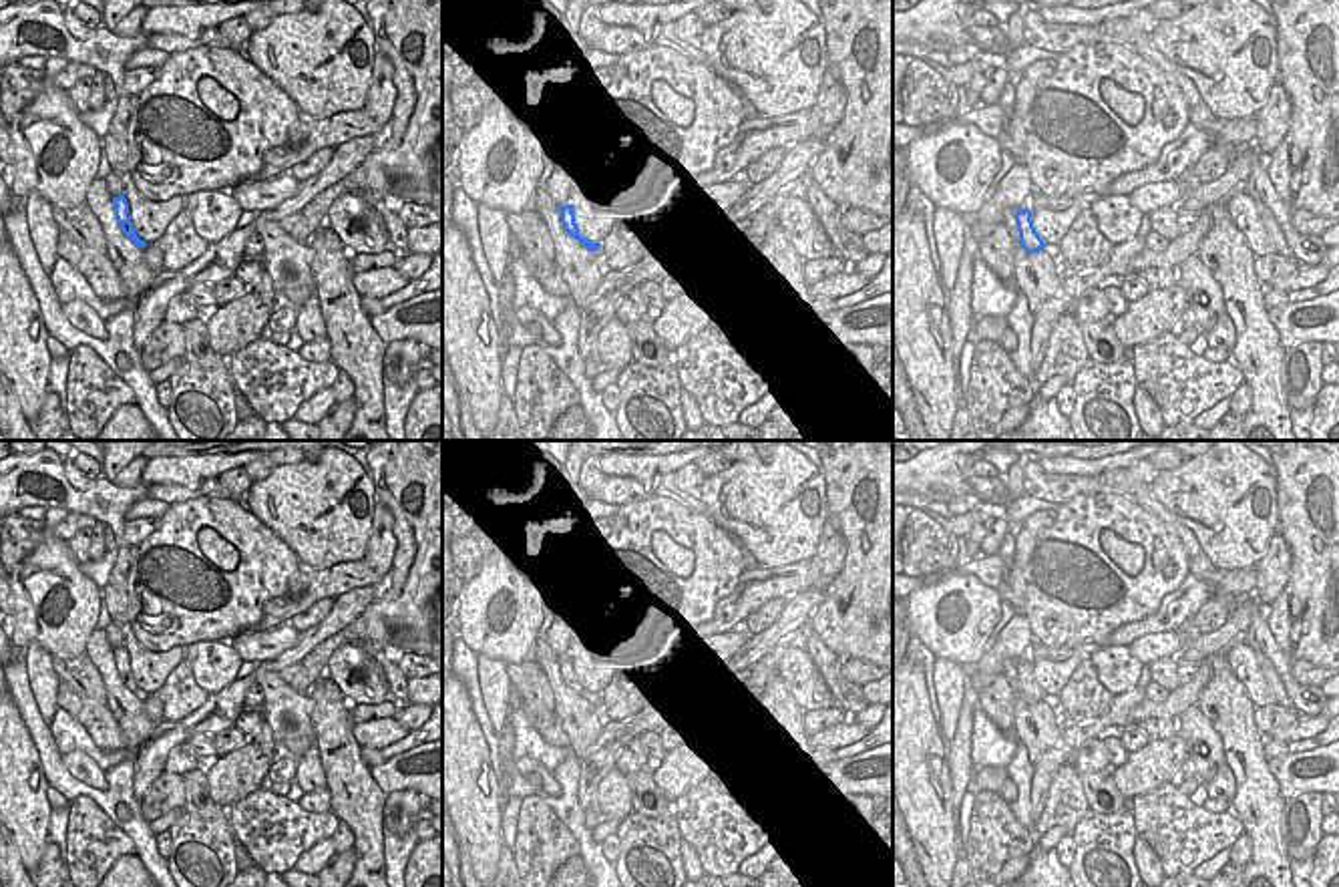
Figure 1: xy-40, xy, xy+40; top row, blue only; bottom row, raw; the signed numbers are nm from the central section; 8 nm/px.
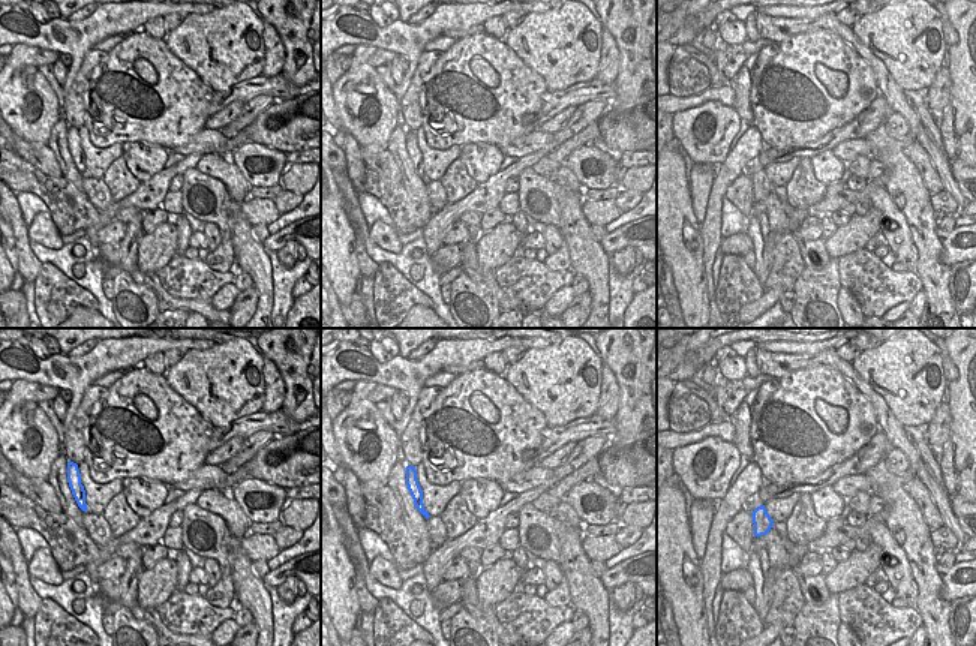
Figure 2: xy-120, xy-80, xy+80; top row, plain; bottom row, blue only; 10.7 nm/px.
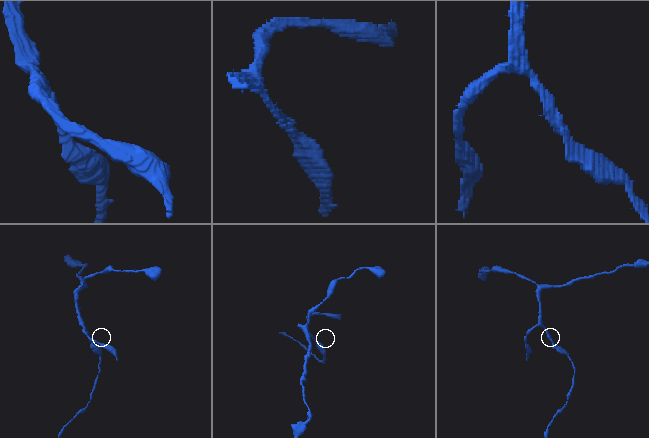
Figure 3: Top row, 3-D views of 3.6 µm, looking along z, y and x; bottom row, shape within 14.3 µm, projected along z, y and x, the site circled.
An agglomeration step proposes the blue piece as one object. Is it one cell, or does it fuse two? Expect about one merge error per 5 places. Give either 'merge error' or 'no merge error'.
no merge error

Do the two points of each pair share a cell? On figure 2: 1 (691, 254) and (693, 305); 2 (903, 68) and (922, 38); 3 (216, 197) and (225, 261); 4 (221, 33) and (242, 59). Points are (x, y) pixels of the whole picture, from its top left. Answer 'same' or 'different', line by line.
1: same
2: same
3: same
4: same

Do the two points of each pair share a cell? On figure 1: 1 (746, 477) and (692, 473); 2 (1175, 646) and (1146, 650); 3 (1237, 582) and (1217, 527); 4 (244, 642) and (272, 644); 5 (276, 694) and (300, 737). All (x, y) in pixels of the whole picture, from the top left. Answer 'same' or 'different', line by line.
1: different
2: same
3: different
4: same
5: same

